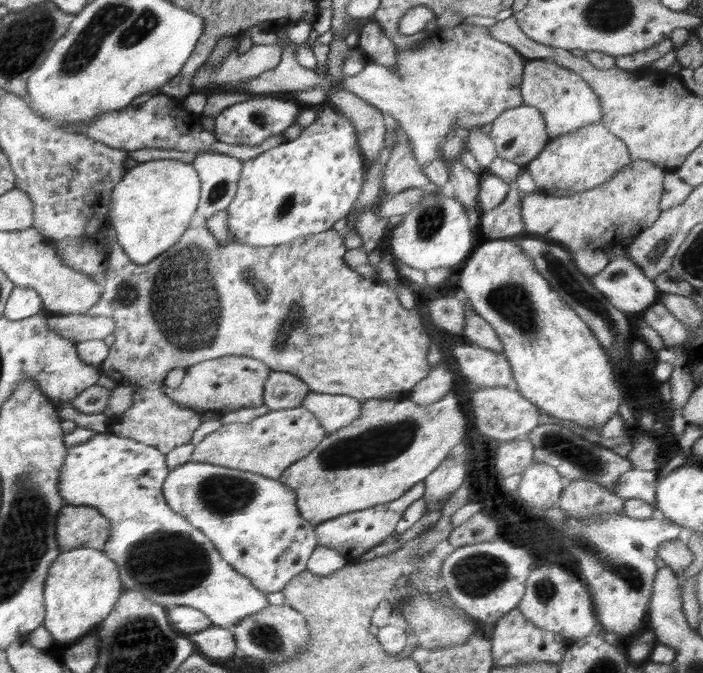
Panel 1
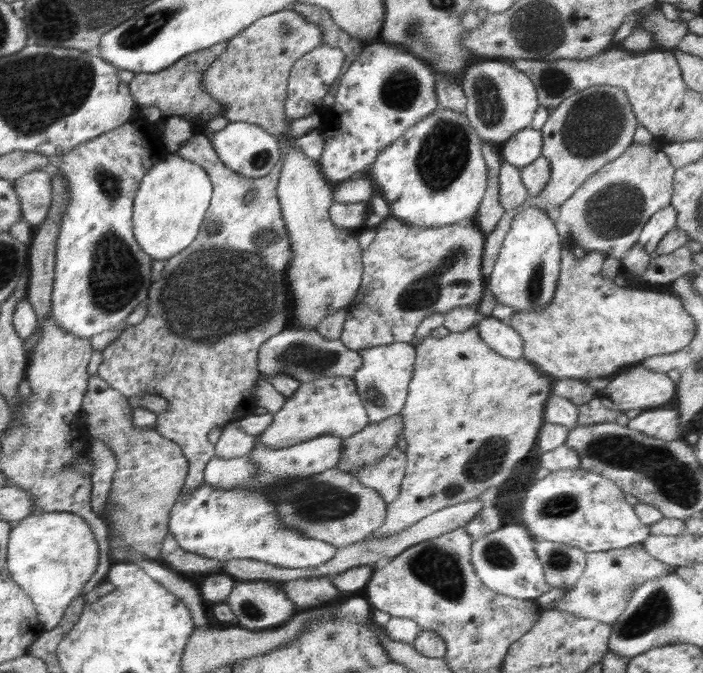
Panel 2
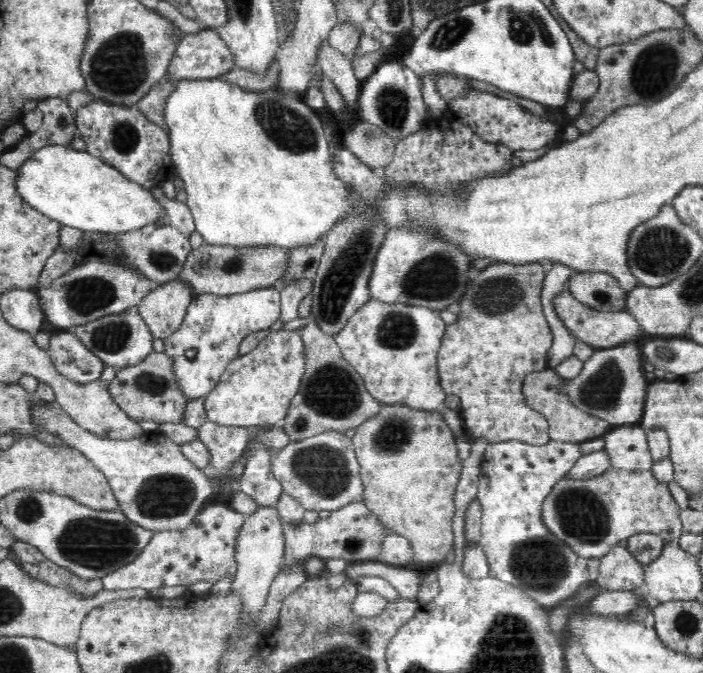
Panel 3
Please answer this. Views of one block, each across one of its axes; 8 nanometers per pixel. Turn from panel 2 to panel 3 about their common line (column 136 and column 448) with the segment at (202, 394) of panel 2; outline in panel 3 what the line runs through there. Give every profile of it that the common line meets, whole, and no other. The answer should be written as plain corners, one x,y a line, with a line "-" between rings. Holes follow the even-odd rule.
539,261
526,264
495,262
483,271
472,274
458,301
460,312
456,322
446,325
438,350
438,377
442,389
460,399
459,412
464,422
464,432
474,441
484,439
489,445
518,440
530,446
551,442
549,423
540,413
527,406
522,388
528,374
548,368
547,352
553,343
553,332
541,305
544,279
544,268

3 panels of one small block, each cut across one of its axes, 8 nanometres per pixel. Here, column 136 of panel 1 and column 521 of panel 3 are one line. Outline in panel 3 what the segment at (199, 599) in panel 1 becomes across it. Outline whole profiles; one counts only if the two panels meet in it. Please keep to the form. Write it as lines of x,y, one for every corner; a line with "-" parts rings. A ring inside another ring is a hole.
512,440
489,444
481,463
477,490
477,501
482,507
479,545
486,555
489,570
498,580
517,586
547,609
556,606
560,600
571,597
582,584
590,581
587,558
578,556
560,538
552,535
542,521
544,499
551,493
554,485
572,470
572,466
576,466
582,456
584,453
574,442
551,440
542,446
530,446
522,441

